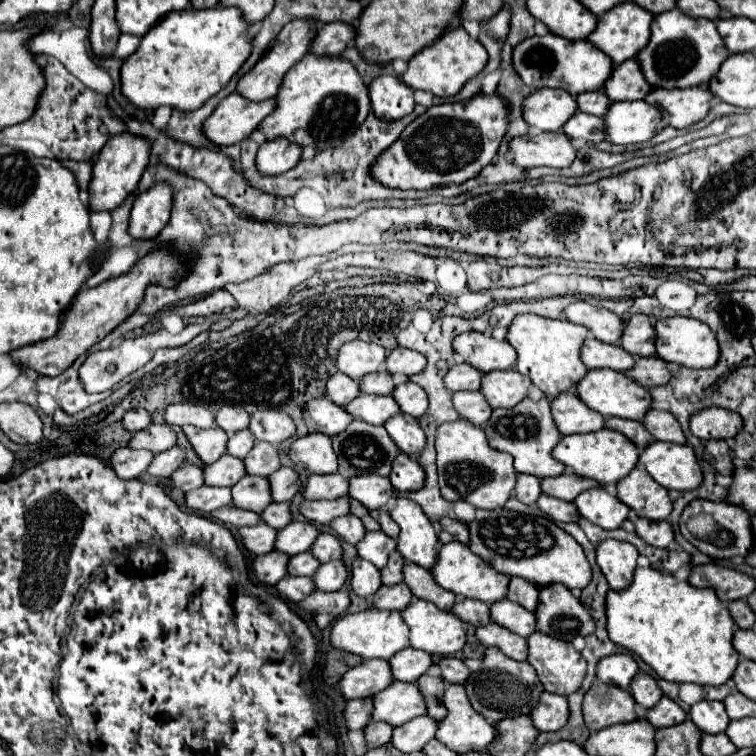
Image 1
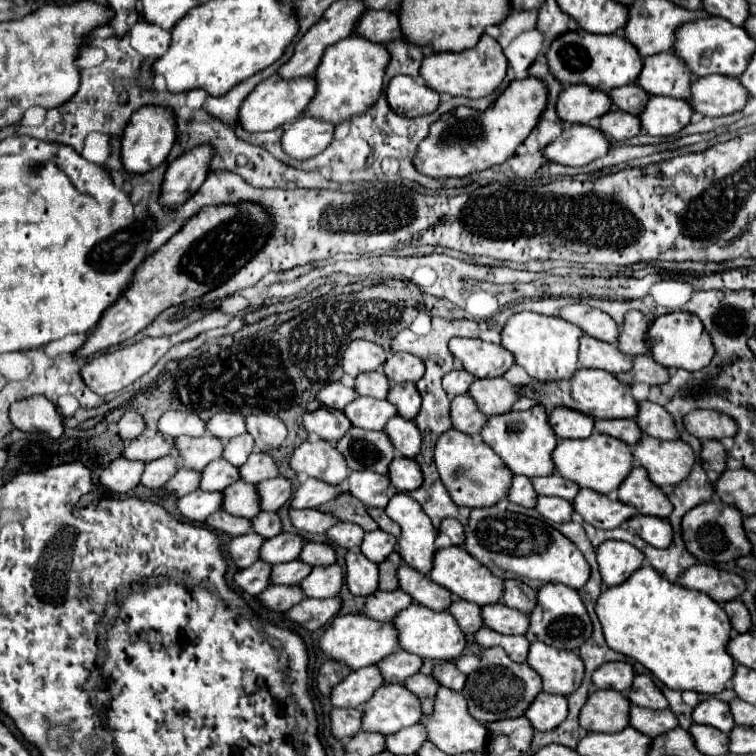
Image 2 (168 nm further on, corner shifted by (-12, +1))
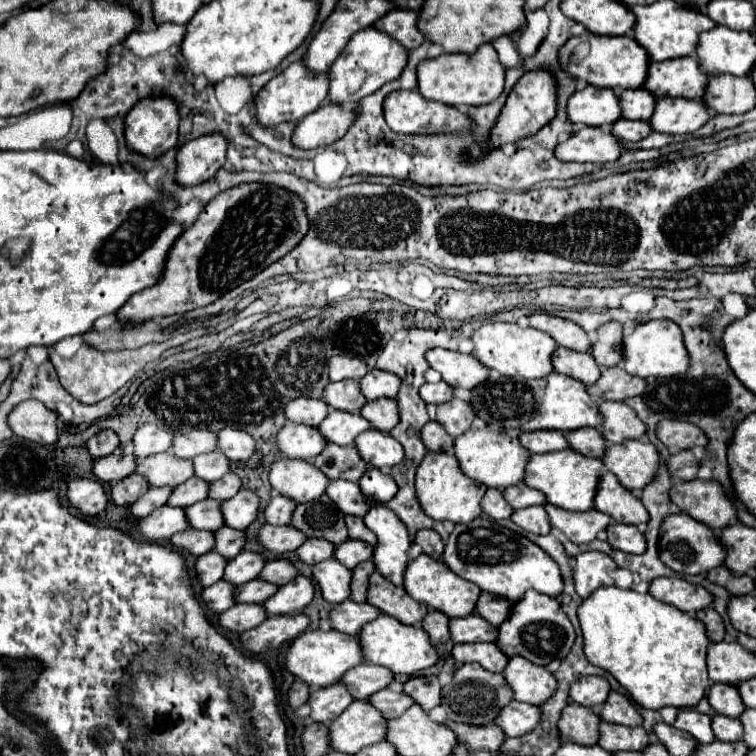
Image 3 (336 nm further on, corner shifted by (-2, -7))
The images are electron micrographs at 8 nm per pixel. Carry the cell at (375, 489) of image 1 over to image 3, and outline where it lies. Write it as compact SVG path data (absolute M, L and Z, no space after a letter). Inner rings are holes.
M332 480L326 488L326 494L338 504L344 514L364 516L368 512L366 496L362 494L360 486L348 480Z

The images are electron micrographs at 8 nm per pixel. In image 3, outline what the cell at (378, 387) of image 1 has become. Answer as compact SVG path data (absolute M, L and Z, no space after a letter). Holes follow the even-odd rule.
M342 380L328 384L324 390L324 400L332 408L348 412L360 412L360 408L366 404L366 396L362 396L360 382L356 380Z

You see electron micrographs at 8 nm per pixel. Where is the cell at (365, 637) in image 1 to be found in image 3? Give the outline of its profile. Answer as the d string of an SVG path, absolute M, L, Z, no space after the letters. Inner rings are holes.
M308 630L292 642L286 656L286 668L312 688L336 684L350 668L362 662L364 662L364 654L362 654L360 636L350 636L338 630Z

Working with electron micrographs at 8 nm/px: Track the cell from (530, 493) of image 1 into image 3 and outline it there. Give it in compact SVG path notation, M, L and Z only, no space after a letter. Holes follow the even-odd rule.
M488 488L486 496L482 500L482 510L484 510L484 514L488 514L494 520L510 518L512 512L514 512L514 508L510 508L510 504L506 502L500 488Z

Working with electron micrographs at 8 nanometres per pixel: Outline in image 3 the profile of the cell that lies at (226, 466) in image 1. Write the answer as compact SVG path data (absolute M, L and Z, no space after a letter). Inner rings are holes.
M192 476L184 484L174 488L174 492L172 492L170 500L168 500L168 506L188 508L190 504L206 500L208 498L208 488L210 488L210 484L206 480L200 480L196 476Z

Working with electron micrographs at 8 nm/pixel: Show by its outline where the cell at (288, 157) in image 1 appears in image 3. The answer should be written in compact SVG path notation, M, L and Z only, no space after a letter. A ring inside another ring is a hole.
M322 104L316 112L300 120L292 132L292 144L300 150L316 150L334 144L354 120L354 110L342 112L340 106Z

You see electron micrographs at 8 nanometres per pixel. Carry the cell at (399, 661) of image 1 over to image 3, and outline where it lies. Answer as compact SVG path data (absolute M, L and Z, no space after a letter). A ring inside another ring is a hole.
M360 664L342 676L342 682L350 688L354 698L368 698L374 692L386 688L394 680L394 672L376 664Z

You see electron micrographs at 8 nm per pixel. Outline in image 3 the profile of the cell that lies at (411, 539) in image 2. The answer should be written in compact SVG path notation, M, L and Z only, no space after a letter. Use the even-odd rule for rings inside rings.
M374 504L364 516L364 522L378 536L378 544L374 548L376 570L392 584L402 586L404 572L410 562L408 550L412 546L406 524L386 504Z

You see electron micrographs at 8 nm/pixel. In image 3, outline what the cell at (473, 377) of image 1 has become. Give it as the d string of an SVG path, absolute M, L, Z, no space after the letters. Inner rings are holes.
M436 382L436 384L424 384L420 388L420 396L426 404L430 402L436 402L436 404L442 404L442 402L448 402L452 398L452 386L446 384L446 382Z

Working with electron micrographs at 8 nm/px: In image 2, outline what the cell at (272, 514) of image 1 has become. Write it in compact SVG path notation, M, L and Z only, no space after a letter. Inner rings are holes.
M260 512L258 516L252 518L252 532L264 536L264 538L272 538L280 532L280 518L276 512Z

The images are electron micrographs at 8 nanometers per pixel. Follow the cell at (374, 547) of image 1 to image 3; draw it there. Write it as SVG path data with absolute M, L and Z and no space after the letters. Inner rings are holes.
M346 540L336 548L334 556L352 570L360 562L366 562L366 560L374 558L374 548L366 542L362 542L362 540Z

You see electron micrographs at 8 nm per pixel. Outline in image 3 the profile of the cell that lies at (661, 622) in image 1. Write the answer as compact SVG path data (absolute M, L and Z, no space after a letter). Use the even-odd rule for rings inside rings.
M618 586L598 588L580 606L578 618L584 634L584 652L590 664L610 672L644 708L694 708L708 690L706 626L696 616Z

